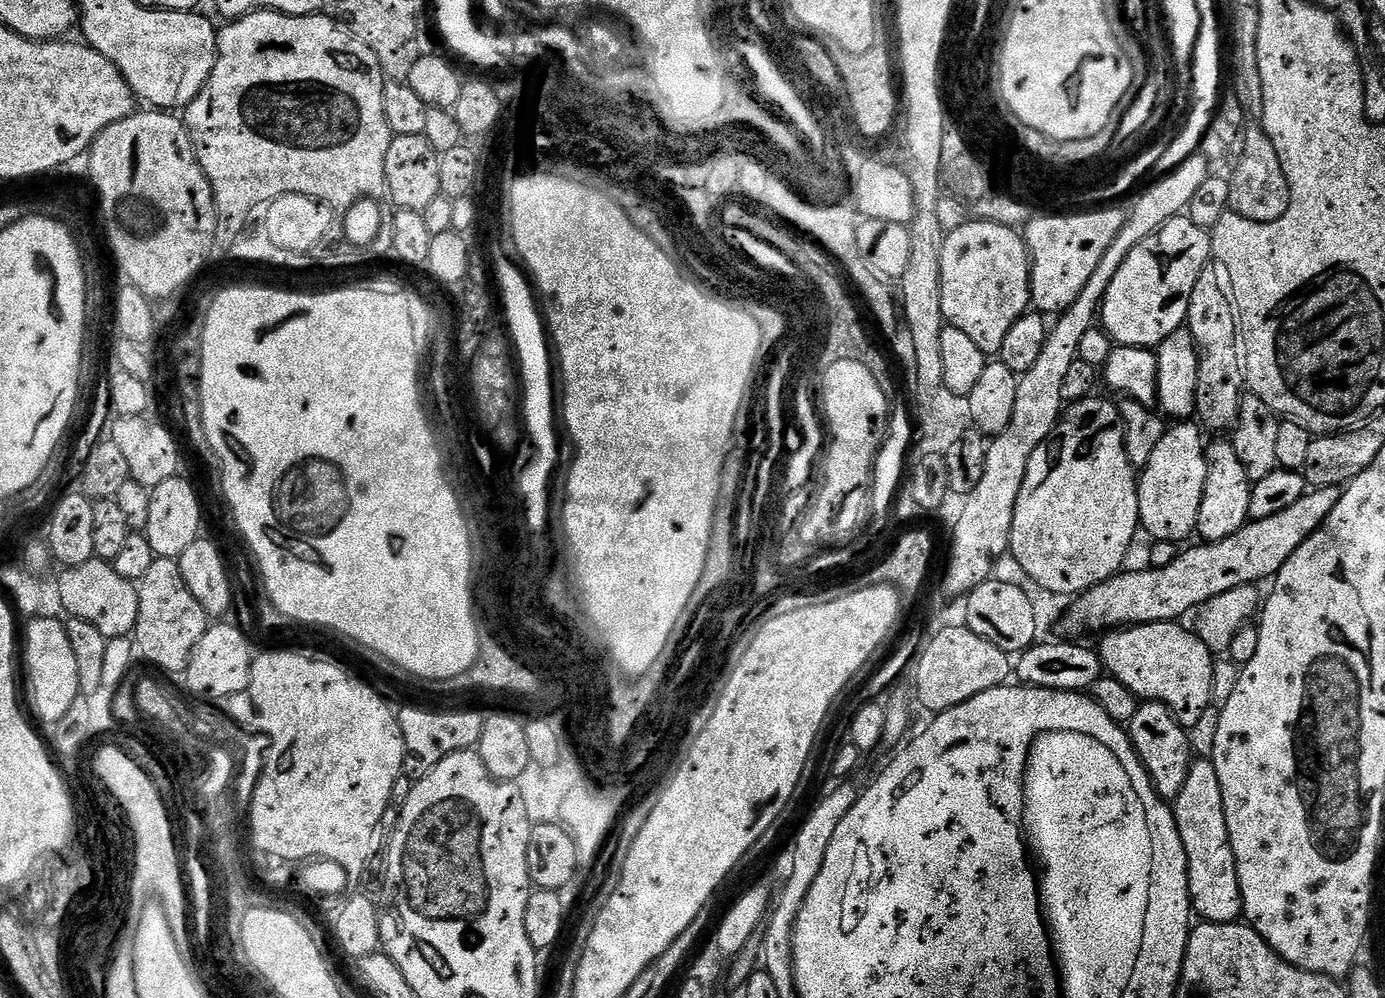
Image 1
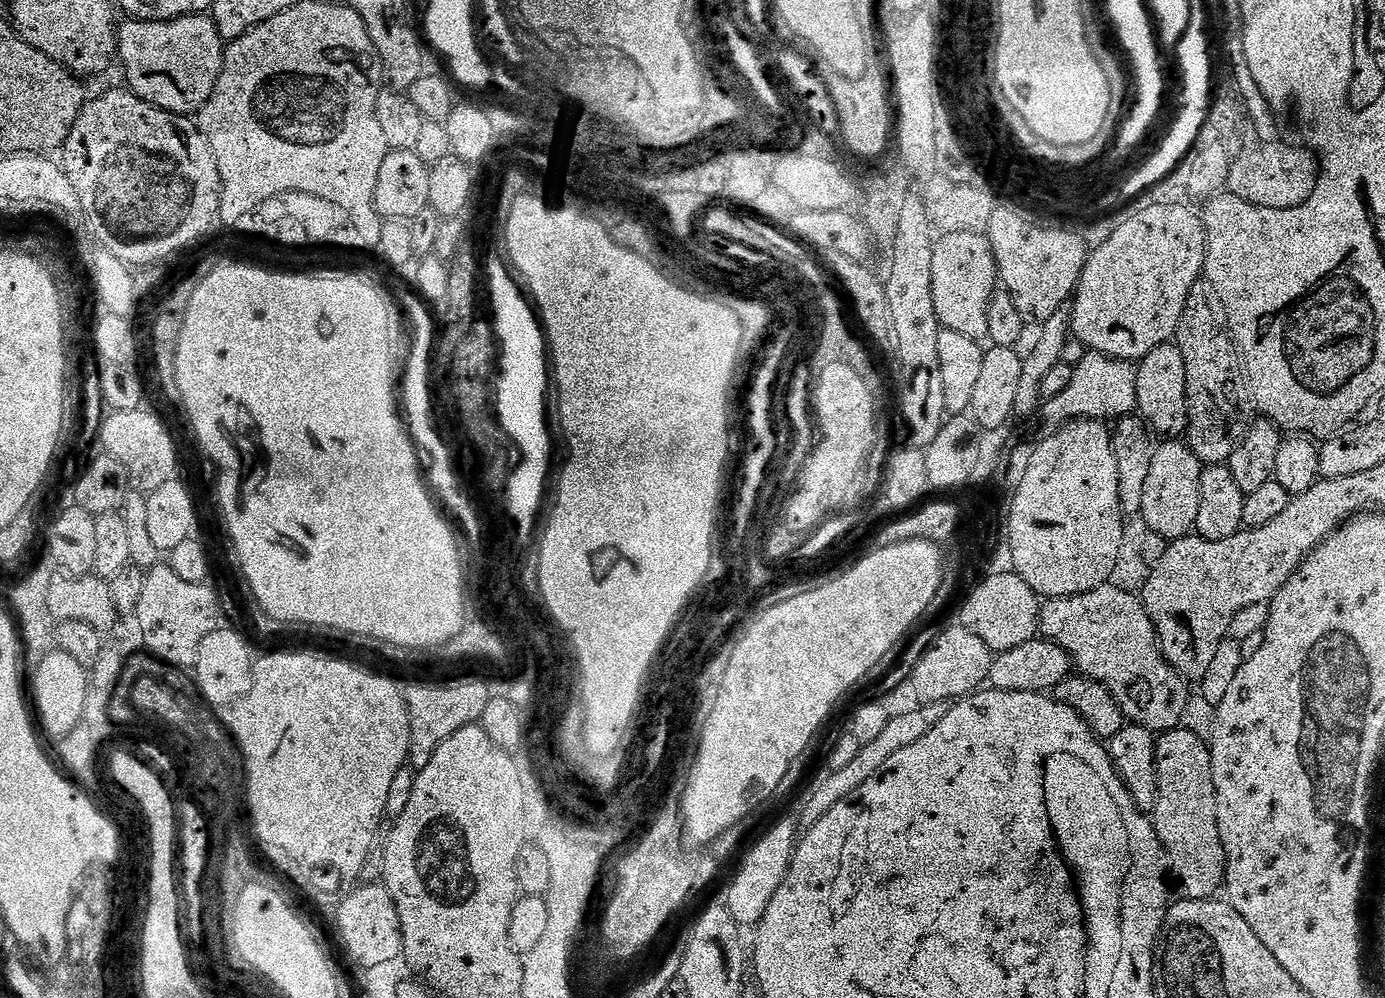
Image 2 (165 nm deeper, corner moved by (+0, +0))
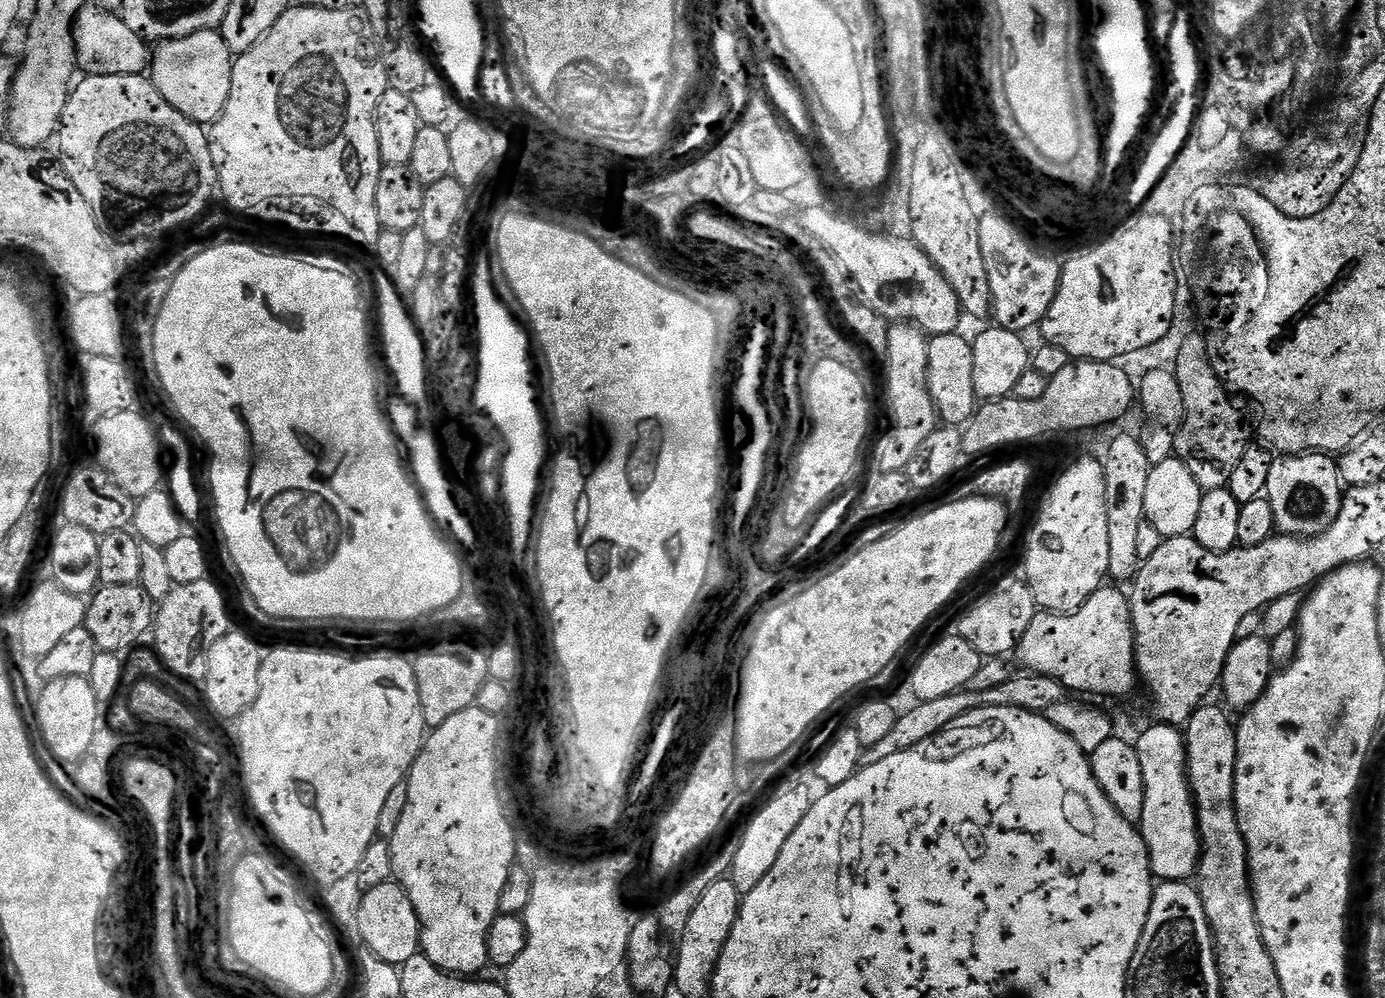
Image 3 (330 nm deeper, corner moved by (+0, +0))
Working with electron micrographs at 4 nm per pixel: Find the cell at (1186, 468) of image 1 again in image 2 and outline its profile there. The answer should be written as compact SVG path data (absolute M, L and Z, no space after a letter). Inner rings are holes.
M1169 439L1152 453L1150 475L1146 477L1146 491L1142 493L1144 528L1154 534L1162 534L1169 542L1180 540L1195 529L1200 501L1200 474L1202 465L1187 443Z

